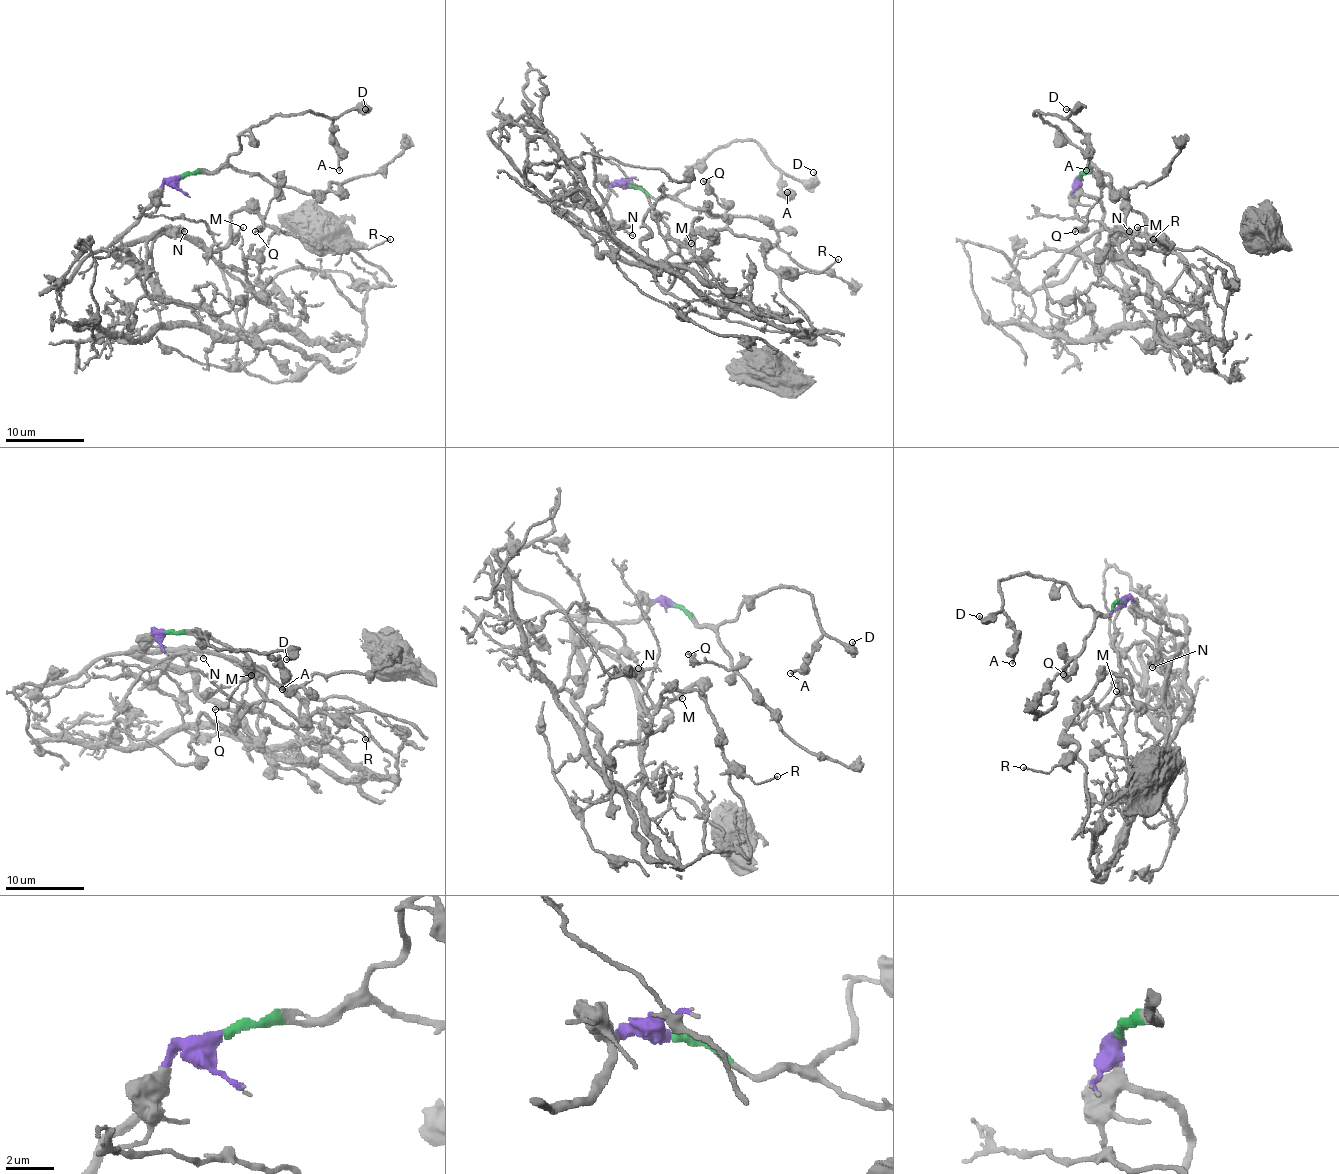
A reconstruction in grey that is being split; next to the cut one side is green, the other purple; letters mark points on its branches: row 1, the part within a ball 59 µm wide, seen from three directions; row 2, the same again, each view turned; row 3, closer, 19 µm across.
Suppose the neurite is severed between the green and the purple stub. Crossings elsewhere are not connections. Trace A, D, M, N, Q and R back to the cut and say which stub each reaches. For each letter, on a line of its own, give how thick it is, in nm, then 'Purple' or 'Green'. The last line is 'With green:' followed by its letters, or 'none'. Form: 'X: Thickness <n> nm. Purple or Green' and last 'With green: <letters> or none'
A: Thickness 160 nm. Green
D: Thickness 180 nm. Green
M: Thickness 160 nm. Purple
N: Thickness 160 nm. Purple
Q: Thickness 280 nm. Green
R: Thickness 140 nm. Purple
With green: A, D, Q

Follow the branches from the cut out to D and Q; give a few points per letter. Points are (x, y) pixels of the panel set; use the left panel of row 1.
D: (180, 177), (216, 171), (239, 149), (241, 133), (269, 118), (306, 112), (337, 118), (345, 112), (365, 110)
Q: (180, 177), (235, 167), (245, 173), (259, 173), (278, 186), (265, 220), (255, 231)

